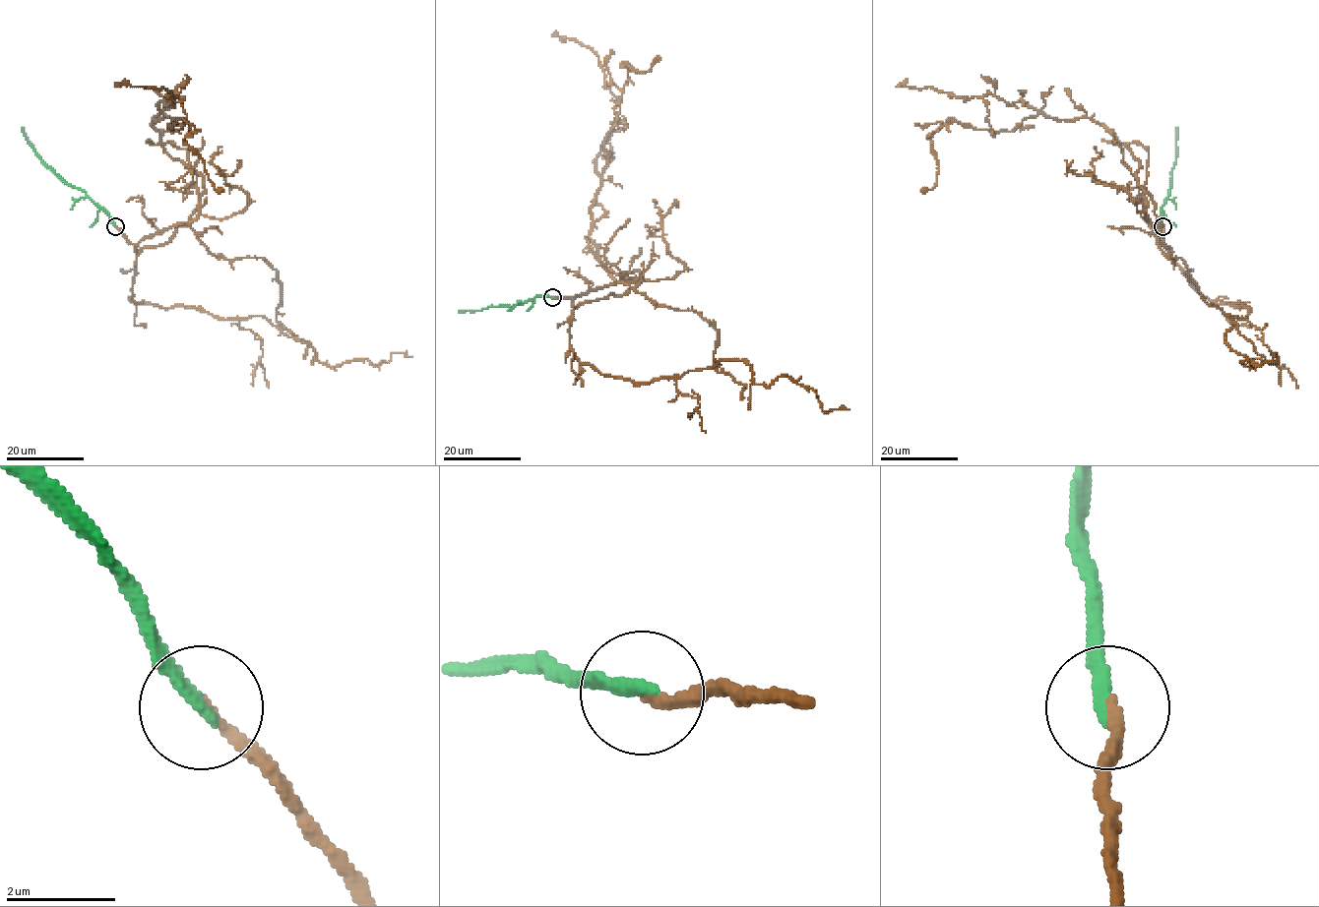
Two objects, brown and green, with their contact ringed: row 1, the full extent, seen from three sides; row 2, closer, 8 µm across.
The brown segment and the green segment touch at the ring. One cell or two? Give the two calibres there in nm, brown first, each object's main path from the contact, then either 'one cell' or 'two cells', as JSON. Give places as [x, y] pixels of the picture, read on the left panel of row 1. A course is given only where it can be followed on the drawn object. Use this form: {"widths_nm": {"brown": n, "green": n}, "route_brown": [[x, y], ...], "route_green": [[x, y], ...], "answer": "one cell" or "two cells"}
{"widths_nm": {"brown": 190, "green": 240}, "route_brown": [[115, 226], [137, 244], [198, 214], [188, 151], [153, 126], [165, 114], [224, 192]], "route_green": [[115, 226], [84, 192], [63, 181], [45, 163], [23, 133], [24, 127]], "answer": "one cell"}

